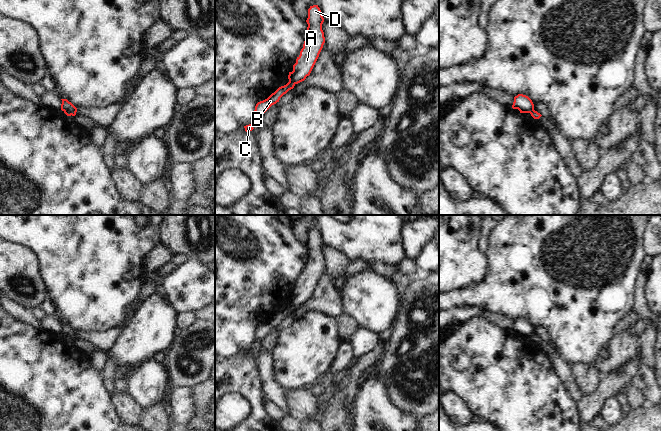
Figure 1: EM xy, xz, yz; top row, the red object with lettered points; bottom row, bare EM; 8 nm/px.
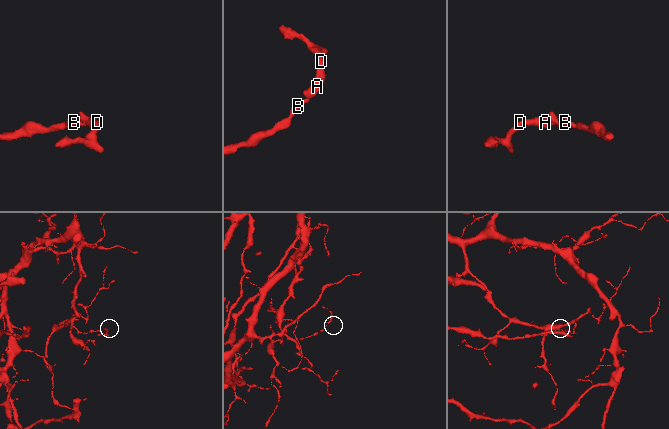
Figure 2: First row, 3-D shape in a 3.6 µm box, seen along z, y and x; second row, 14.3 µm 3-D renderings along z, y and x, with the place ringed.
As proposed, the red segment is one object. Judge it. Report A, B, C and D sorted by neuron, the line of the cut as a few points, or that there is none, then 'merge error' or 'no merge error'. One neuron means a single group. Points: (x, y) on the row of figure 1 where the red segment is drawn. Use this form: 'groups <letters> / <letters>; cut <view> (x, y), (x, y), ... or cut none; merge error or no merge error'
groups A D / B C; cut xz (289, 81), (294, 84); merge error

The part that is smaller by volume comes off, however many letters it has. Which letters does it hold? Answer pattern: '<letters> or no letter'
A, D

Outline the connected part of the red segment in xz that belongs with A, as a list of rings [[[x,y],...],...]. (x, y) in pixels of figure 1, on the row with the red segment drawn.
[[[318,5],[310,6],[306,22],[308,24],[307,36],[303,48],[293,65],[293,71],[288,75],[289,82],[294,84],[304,81],[310,75],[325,43],[322,30],[324,18]]]

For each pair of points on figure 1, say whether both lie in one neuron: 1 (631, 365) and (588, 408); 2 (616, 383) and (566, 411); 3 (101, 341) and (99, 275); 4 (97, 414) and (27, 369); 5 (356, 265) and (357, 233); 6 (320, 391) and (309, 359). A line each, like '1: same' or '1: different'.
1: same
2: different
3: different
4: same
5: different
6: different

